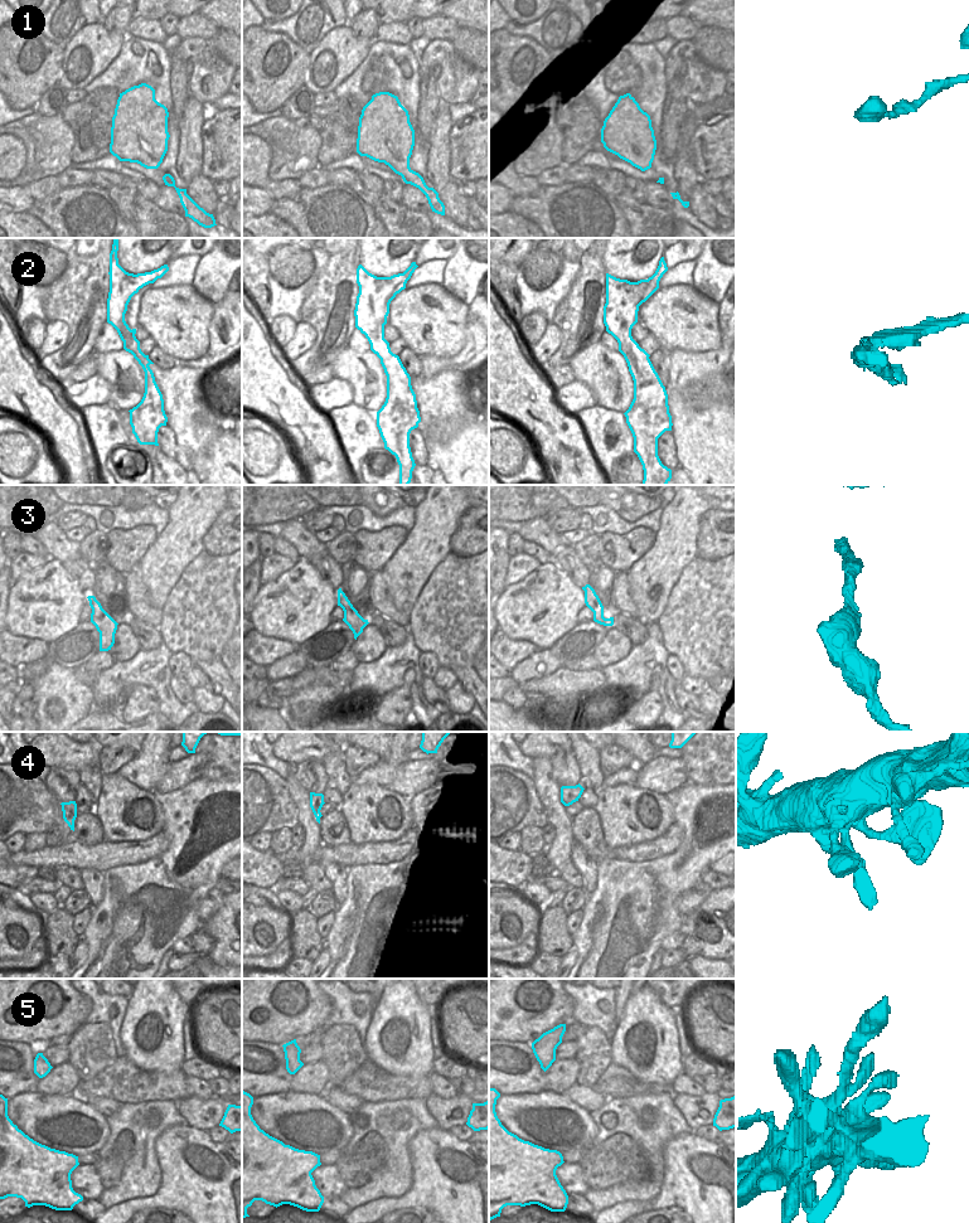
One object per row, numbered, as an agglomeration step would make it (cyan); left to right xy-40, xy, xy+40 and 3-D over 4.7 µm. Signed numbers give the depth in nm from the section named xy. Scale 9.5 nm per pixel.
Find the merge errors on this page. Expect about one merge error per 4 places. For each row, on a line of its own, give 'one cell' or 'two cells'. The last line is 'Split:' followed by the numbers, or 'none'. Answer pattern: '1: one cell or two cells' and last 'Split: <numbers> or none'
1: one cell
2: one cell
3: one cell
4: one cell
5: one cell
Split: none

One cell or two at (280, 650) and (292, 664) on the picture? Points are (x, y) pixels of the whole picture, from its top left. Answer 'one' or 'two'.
two

